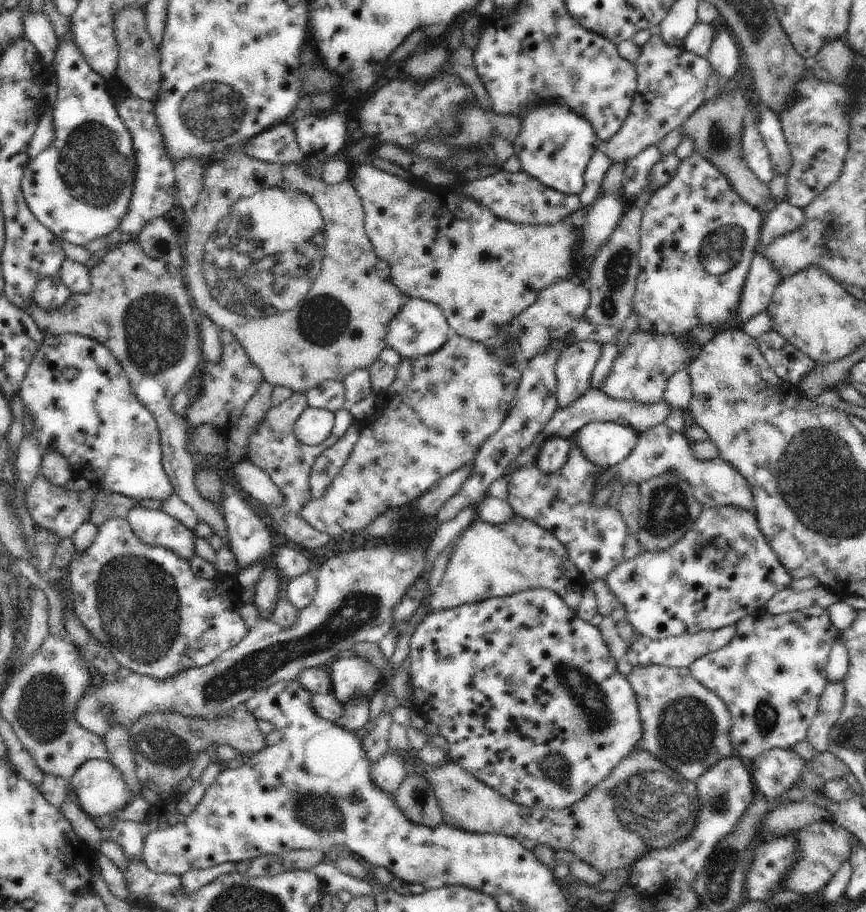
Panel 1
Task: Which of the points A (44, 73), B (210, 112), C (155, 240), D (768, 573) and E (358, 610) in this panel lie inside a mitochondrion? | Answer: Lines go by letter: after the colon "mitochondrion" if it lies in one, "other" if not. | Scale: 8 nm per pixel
A: other
B: mitochondrion
C: other
D: other
E: mitochondrion

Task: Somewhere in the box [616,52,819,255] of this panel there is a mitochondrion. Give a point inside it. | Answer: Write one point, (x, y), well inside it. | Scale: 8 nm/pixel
(716, 142)

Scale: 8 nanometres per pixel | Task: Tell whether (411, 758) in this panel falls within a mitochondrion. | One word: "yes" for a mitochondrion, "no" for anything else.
no

